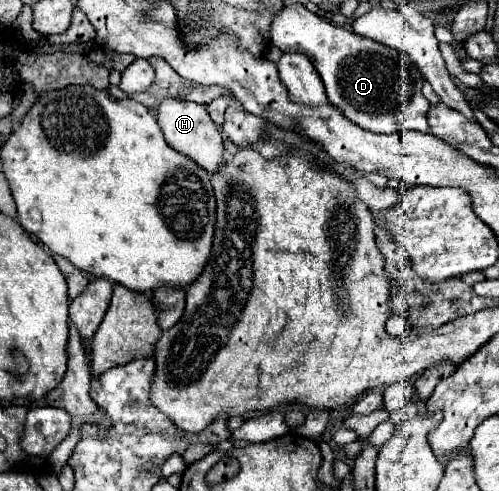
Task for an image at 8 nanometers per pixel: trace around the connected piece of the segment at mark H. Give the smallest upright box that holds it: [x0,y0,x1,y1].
[156,98,224,174]

